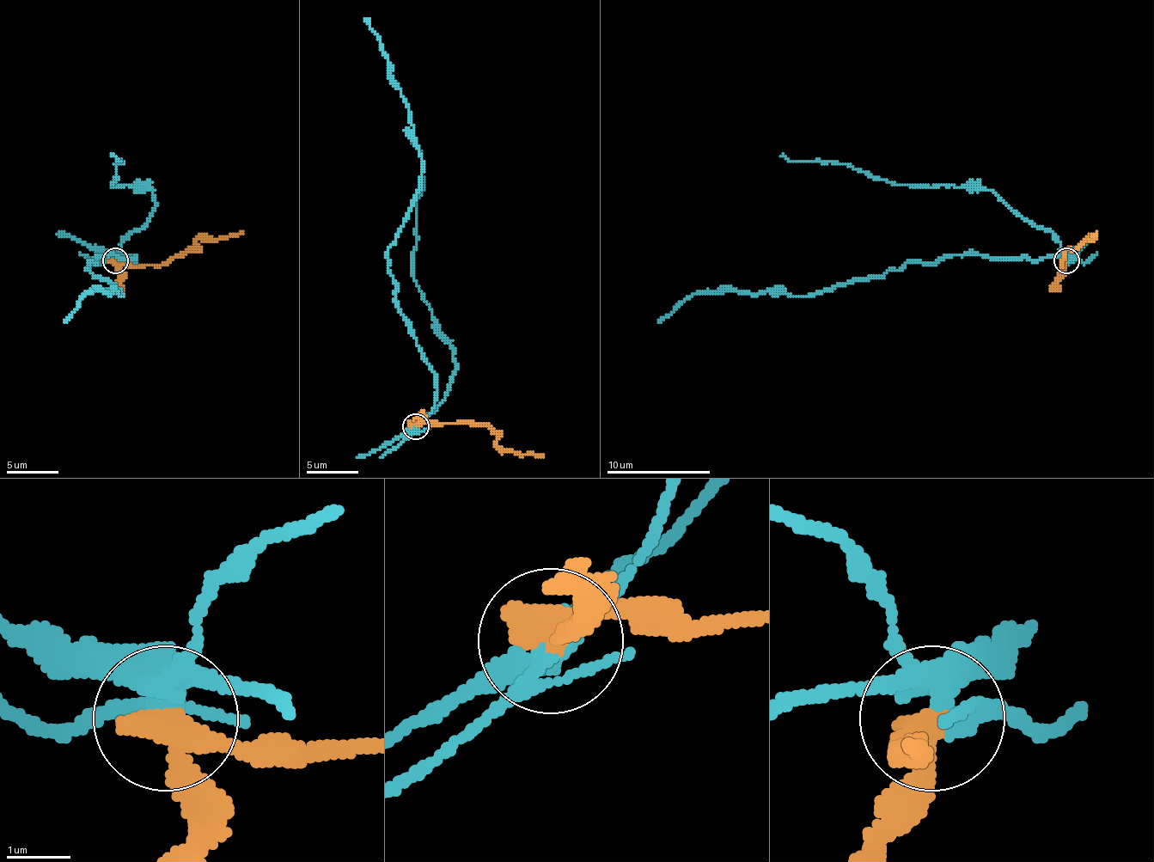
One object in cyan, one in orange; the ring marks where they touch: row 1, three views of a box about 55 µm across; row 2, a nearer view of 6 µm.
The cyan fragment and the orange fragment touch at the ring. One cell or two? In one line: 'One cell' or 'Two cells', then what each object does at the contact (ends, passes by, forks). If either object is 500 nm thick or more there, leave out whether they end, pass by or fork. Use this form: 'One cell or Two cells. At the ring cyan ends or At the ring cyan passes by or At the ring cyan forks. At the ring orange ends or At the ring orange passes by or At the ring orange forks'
Two cells. At the ring cyan forks. At the ring orange passes by

